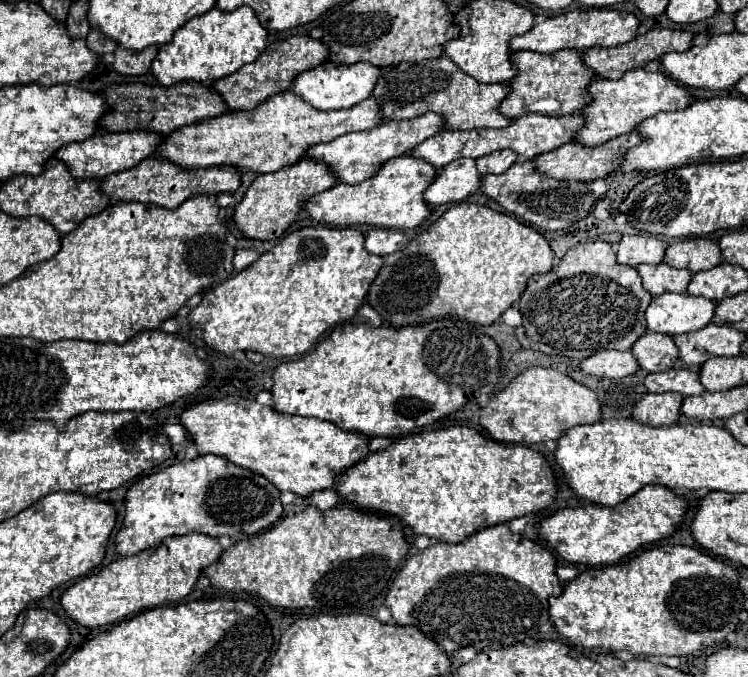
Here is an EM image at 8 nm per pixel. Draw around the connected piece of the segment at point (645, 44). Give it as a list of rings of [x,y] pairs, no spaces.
[[[651,29],[645,35],[635,37],[633,41],[625,43],[625,45],[617,45],[617,47],[593,47],[589,51],[583,53],[583,61],[595,71],[597,77],[605,77],[605,79],[621,79],[623,73],[637,69],[637,67],[645,67],[647,63],[659,59],[661,55],[669,53],[669,51],[687,51],[693,45],[693,33],[691,31],[679,31],[679,29]]]

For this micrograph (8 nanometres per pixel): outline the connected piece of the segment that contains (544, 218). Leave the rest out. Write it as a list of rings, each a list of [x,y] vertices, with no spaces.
[[[531,159],[517,161],[507,173],[501,175],[485,175],[481,183],[481,191],[495,199],[499,205],[503,205],[511,215],[515,215],[519,221],[541,227],[547,231],[567,229],[569,225],[585,219],[597,199],[587,189],[583,181],[557,181],[547,177],[545,173],[537,171],[535,163]]]

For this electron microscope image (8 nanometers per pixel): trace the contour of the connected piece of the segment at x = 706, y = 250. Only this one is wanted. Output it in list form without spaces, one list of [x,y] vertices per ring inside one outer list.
[[[697,237],[697,239],[683,239],[669,245],[665,253],[665,263],[671,267],[683,267],[689,269],[691,273],[697,273],[721,265],[723,259],[721,259],[719,243]]]

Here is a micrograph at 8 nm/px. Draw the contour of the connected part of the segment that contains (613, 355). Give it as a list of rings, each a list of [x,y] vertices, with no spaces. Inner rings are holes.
[[[599,351],[593,357],[583,359],[581,369],[589,375],[621,379],[633,375],[639,369],[639,363],[631,351]]]

